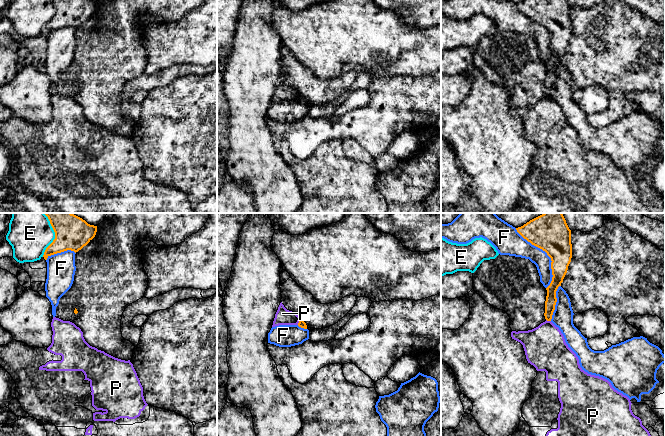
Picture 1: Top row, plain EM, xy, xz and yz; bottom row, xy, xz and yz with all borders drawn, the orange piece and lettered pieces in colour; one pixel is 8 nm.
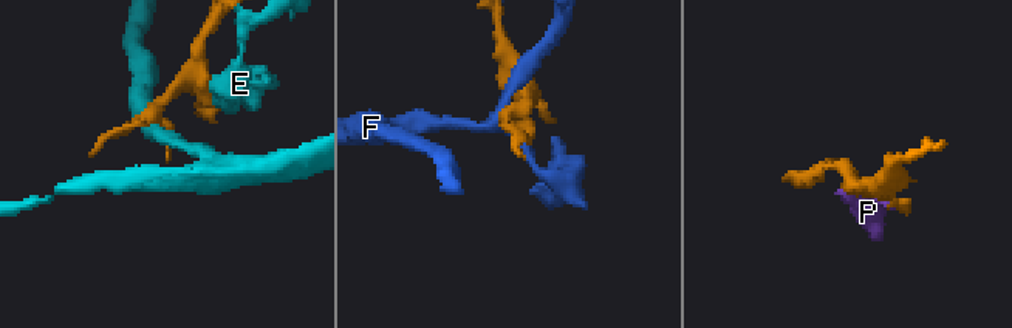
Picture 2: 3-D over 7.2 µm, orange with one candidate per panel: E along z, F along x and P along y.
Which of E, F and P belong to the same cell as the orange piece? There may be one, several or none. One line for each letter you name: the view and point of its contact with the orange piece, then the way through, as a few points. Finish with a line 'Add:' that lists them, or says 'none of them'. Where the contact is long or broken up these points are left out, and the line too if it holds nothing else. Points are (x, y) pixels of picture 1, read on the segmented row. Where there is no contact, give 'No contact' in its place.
Add: none of them

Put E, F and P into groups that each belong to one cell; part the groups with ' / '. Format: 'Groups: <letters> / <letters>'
Groups: E / F / P

